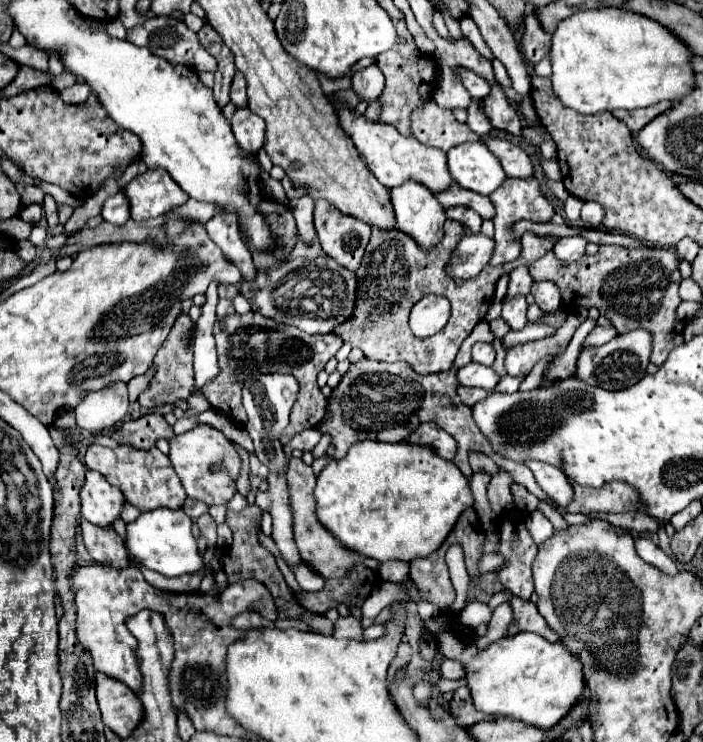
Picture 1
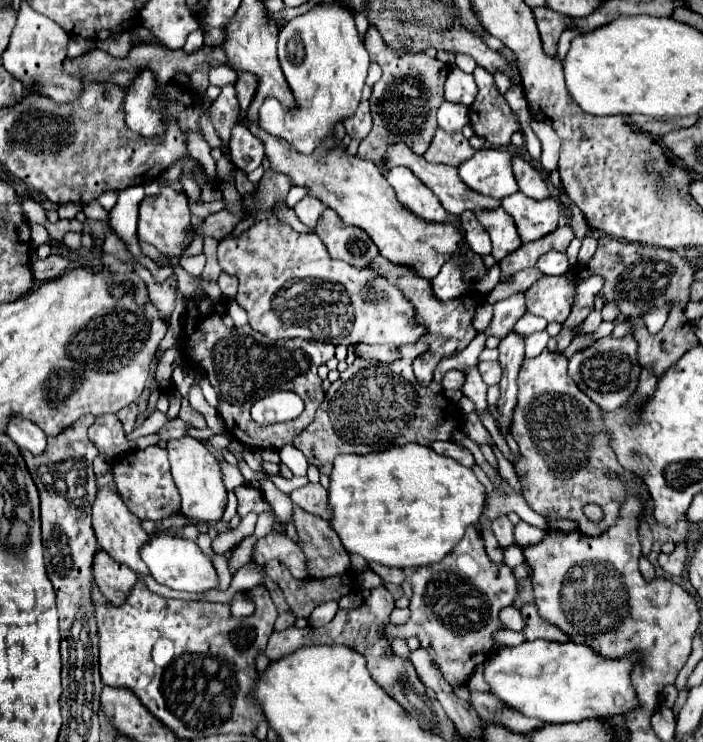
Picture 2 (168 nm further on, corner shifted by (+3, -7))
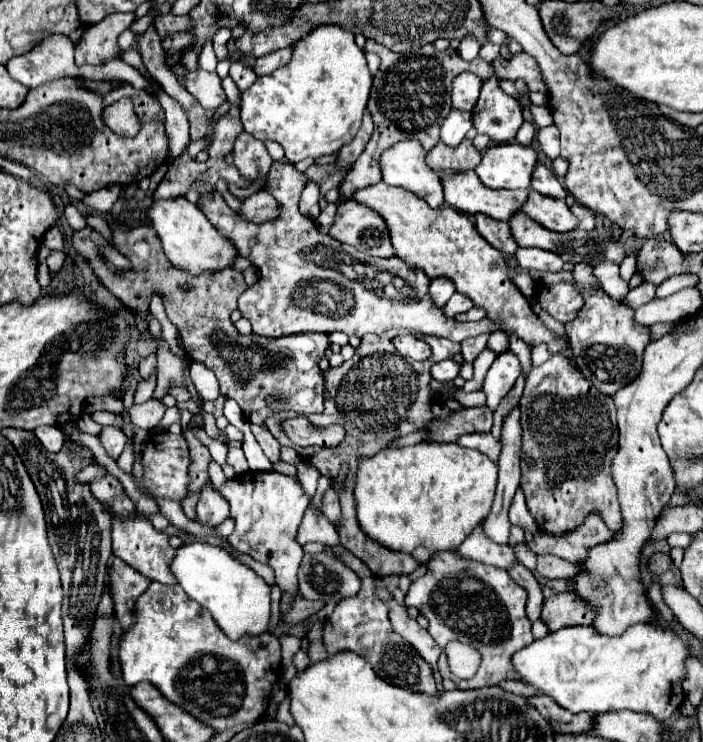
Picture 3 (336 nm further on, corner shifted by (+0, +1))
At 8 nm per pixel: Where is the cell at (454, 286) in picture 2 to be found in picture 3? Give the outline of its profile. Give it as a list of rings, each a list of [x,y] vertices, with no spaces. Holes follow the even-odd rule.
[[[435,278],[431,280],[431,286],[429,286],[429,296],[433,300],[435,306],[443,308],[447,304],[447,300],[453,296],[455,292],[455,284],[447,278]]]

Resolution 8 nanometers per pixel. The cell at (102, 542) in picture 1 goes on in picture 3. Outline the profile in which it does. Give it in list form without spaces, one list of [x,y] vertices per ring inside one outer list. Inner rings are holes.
[[[117,556],[113,558],[111,568],[109,568],[107,588],[109,588],[111,600],[113,600],[113,606],[115,606],[115,614],[119,618],[121,628],[131,626],[133,604],[147,590],[149,582],[151,580],[147,576],[143,576],[141,572],[137,572],[135,568],[131,568],[123,560],[119,560]]]

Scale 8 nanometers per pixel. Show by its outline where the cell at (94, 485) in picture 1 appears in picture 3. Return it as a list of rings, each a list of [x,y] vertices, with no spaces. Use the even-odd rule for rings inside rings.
[[[129,514],[129,516],[115,516],[111,520],[111,538],[113,538],[113,554],[119,556],[123,562],[145,574],[149,580],[157,580],[163,584],[177,584],[177,580],[171,576],[167,562],[171,562],[173,548],[169,546],[169,534],[159,532],[153,528],[153,524],[139,514]]]

